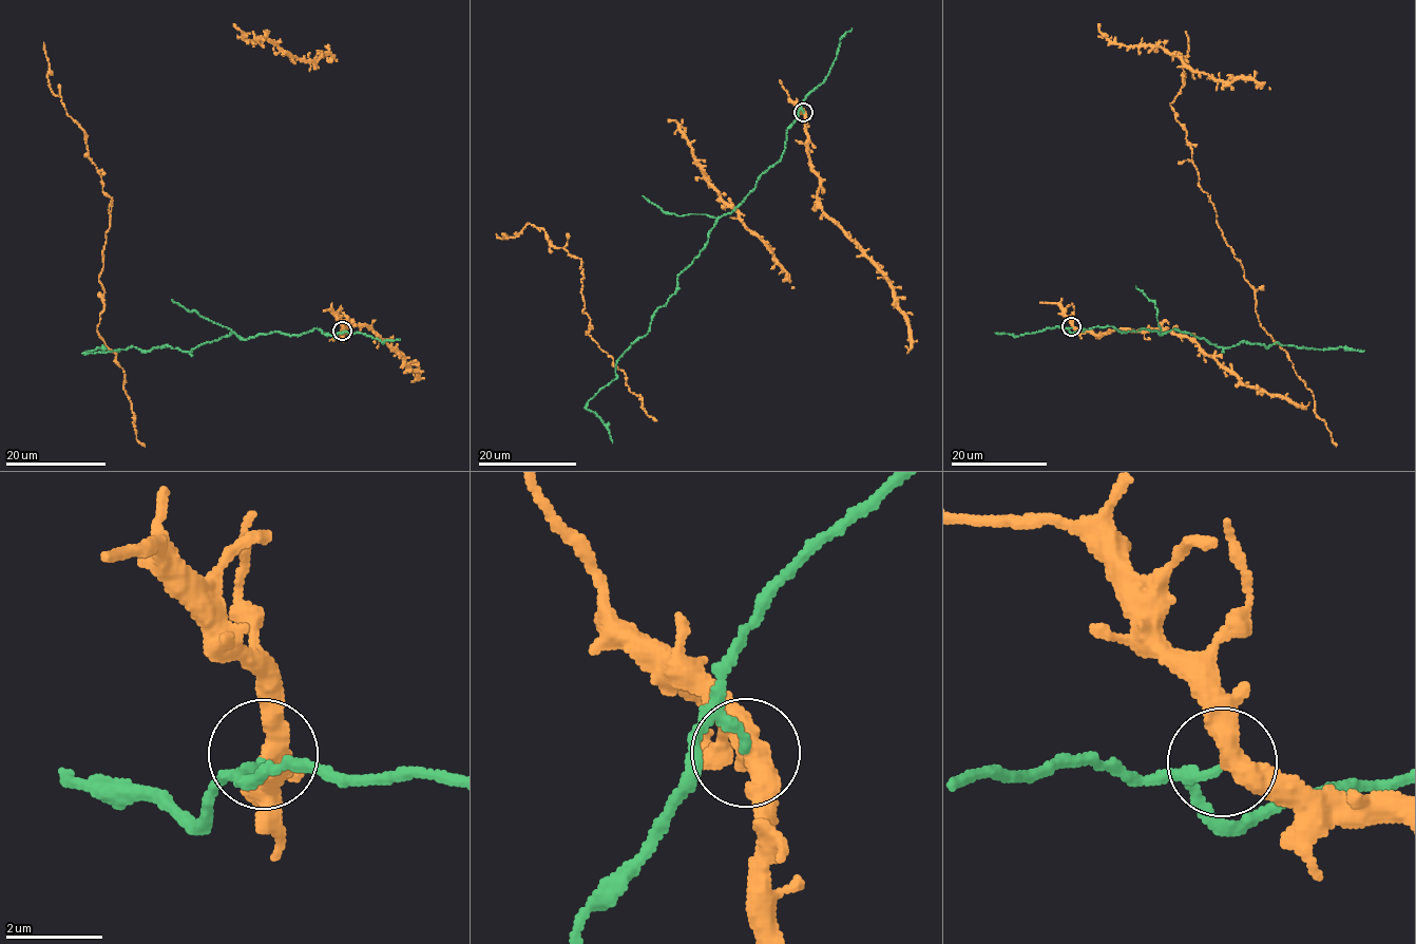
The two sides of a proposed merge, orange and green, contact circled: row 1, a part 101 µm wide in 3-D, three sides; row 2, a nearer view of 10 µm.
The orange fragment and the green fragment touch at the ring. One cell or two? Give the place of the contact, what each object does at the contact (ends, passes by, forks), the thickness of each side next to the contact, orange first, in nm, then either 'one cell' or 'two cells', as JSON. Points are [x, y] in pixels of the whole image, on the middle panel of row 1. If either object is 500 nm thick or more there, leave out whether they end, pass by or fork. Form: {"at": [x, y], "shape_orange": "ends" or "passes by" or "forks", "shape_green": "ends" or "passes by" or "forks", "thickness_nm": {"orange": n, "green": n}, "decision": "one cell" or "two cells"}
{"at": [803, 112], "shape_orange": "passes by", "shape_green": "ends", "thickness_nm": {"orange": 440, "green": 220}, "decision": "two cells"}

